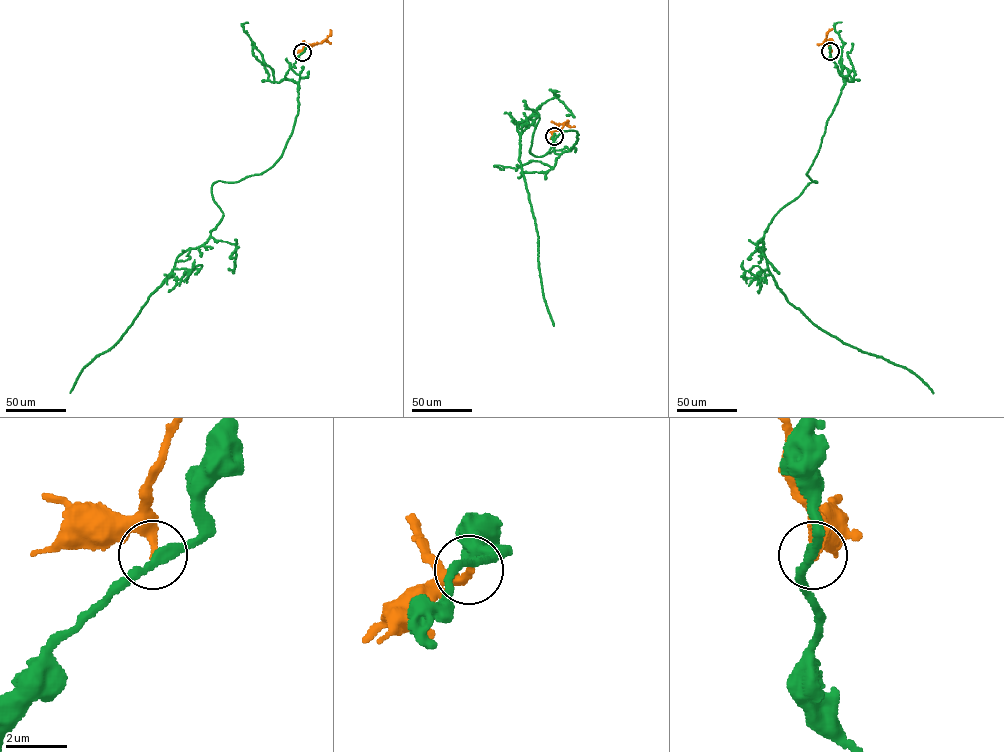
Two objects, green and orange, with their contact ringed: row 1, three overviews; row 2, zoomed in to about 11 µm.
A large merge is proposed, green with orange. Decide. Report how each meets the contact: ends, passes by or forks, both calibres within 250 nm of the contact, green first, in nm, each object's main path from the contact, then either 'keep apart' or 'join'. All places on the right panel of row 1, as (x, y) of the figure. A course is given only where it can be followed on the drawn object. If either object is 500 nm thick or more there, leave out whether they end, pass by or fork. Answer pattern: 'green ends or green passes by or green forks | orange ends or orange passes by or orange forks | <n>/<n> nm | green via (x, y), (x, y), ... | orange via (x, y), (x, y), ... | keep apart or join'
green passes by | orange ends | 280/260 nm | green via (830, 51), (845, 81), (806, 174), (817, 182), (769, 224), (767, 268), (814, 324), (905, 366), (933, 393) | orange via (830, 51), (826, 39), (832, 28) | keep apart

